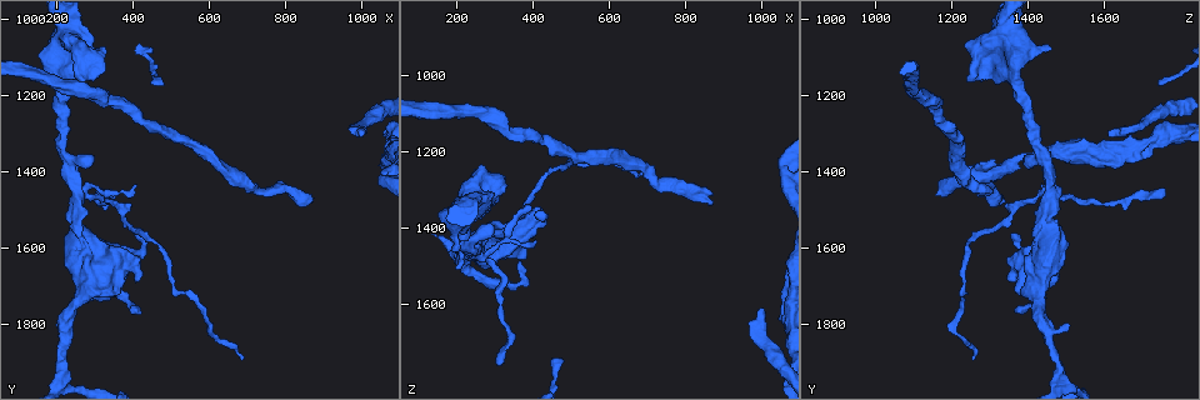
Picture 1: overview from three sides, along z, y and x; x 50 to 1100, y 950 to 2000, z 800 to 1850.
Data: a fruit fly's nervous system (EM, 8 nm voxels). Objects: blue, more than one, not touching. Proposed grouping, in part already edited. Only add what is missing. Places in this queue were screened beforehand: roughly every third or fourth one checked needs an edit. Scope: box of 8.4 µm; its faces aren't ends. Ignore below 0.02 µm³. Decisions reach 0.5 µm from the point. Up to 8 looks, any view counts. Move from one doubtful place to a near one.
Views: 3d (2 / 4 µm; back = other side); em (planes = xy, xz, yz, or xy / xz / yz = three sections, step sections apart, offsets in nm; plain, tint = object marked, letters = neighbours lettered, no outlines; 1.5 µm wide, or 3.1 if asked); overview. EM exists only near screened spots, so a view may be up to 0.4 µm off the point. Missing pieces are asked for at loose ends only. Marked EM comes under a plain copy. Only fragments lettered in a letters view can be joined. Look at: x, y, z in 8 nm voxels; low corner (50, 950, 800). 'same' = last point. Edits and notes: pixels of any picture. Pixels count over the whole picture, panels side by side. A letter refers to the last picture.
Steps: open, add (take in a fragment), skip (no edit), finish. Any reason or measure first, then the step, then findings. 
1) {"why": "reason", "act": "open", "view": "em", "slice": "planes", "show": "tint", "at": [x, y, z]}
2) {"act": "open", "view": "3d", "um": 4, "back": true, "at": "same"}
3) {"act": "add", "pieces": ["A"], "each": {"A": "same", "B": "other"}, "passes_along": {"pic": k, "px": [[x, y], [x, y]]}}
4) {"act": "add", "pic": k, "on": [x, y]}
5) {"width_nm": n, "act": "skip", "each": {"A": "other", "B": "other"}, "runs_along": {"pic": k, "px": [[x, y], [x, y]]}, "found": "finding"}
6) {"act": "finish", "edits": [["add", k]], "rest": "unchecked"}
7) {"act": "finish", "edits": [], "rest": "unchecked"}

{"why": "branch stops here", "act": "open", "view": "3d", "um": 4, "at": [995, 1300, 1610]}

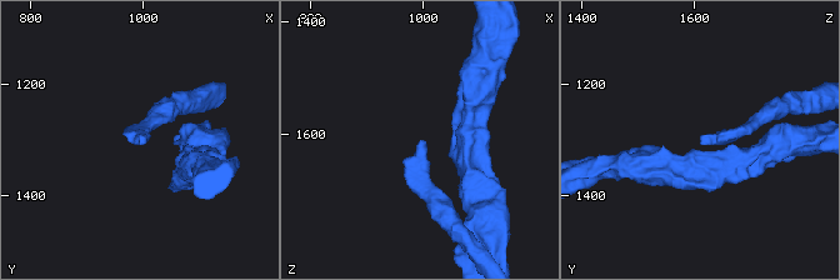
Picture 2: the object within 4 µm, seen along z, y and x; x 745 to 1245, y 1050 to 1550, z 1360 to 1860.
{"act": "open", "view": "em", "slice": "xz", "step": 8, "show": "letters", "at": [995, 1290, 1610]}

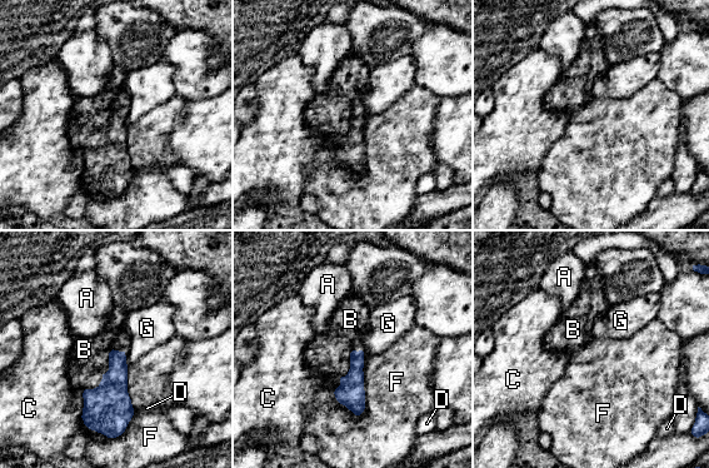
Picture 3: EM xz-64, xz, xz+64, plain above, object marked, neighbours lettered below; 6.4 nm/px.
{"act": "open", "view": "em", "slice": "planes", "show": "letters", "at": "same"}

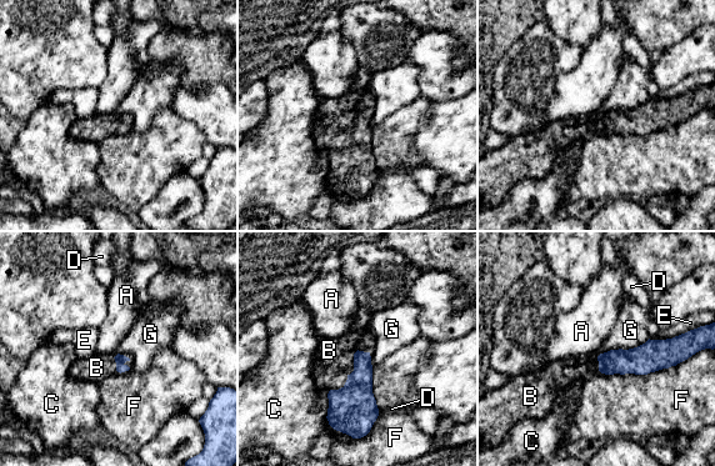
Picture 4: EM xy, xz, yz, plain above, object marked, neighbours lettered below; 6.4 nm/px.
{"act": "add", "pieces": ["B"], "each": {"A": "other", "B": "same", "C": "other", "D": "other", "E": "other", "F": "other", "G": "other"}, "passes_along": {"pic": 4, "px": [[638, 360], [599, 364], [563, 372]]}, "found": "the neuron continues"}

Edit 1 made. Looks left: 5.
{"why": "see it whole again", "act": "open", "view": "overview"}

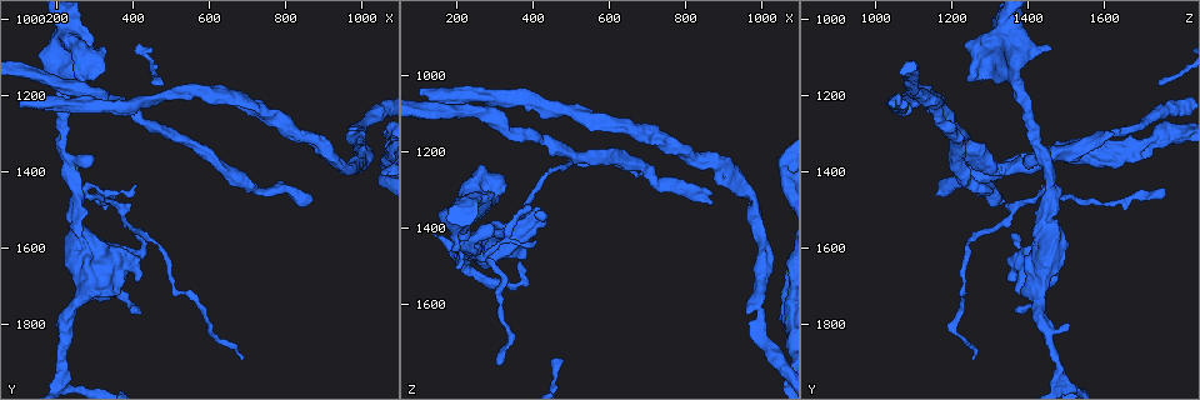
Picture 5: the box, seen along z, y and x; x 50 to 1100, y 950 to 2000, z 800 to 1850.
{"why": "an open end", "act": "open", "view": "em", "slice": "planes", "show": "letters", "at": [310, 1445, 1750]}

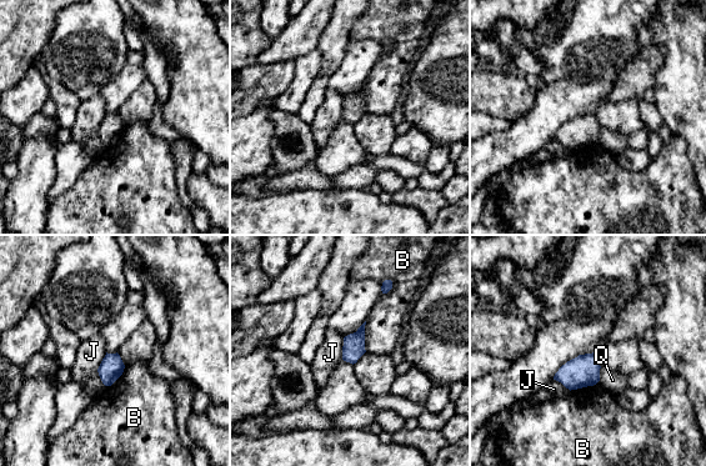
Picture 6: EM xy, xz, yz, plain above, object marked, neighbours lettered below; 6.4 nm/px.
{"longest_contact_nm": ["J", 140], "act": "skip", "each": {"B": "other", "J": "other", "Q": "other"}, "border": {"pic": 6, "px": [[344, 337], [341, 359]]}, "found": "none of them fits"}

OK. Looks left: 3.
{"why": "branch stops here", "act": "open", "view": "3d", "um": 4, "back": true, "at": [190, 1800, 1505]}

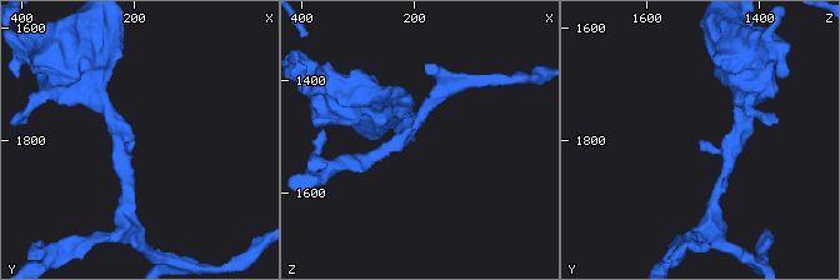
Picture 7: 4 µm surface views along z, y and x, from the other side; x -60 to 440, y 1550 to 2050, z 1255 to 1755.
{"act": "open", "view": "em", "slice": "xz", "step": 4, "show": "letters", "at": [200, 1810, 1510]}

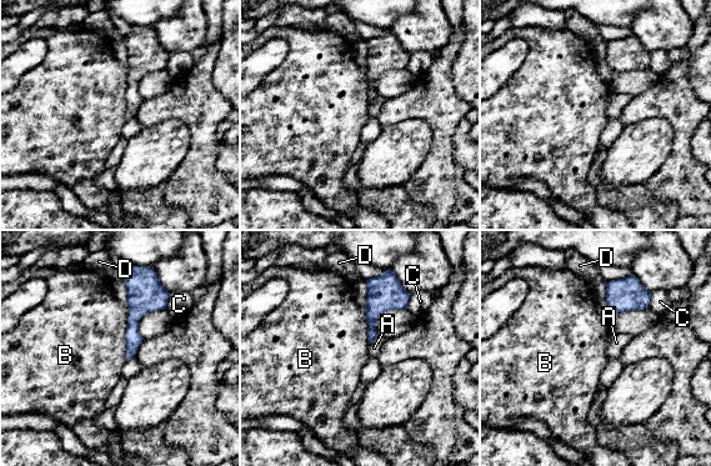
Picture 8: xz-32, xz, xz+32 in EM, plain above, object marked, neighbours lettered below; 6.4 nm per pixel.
{"why": "another direction", "act": "open", "view": "em", "slice": "planes", "show": "letters", "at": "same"}

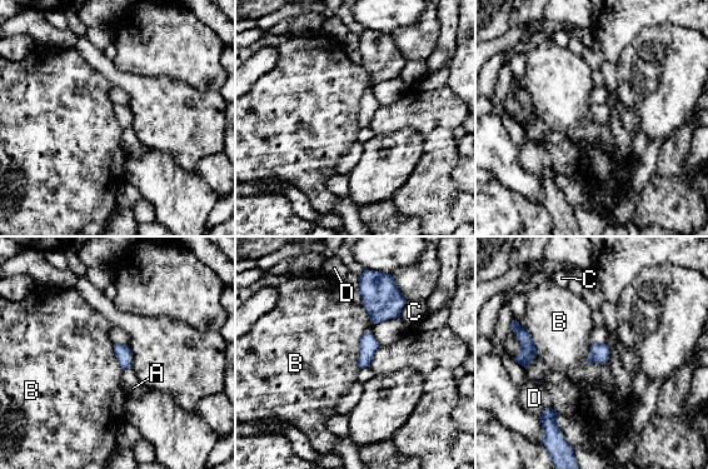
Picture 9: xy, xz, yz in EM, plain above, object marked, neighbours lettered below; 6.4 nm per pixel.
{"act": "skip", "each": {"A": "other", "B": "other", "C": "other", "D": "other"}, "border": {"pic": 9, "px": [[607, 362], [582, 363]]}, "found": "none of them fits"}

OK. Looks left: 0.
{"act": "finish", "edits": [["add", 4]], "rest": "unchecked"}

